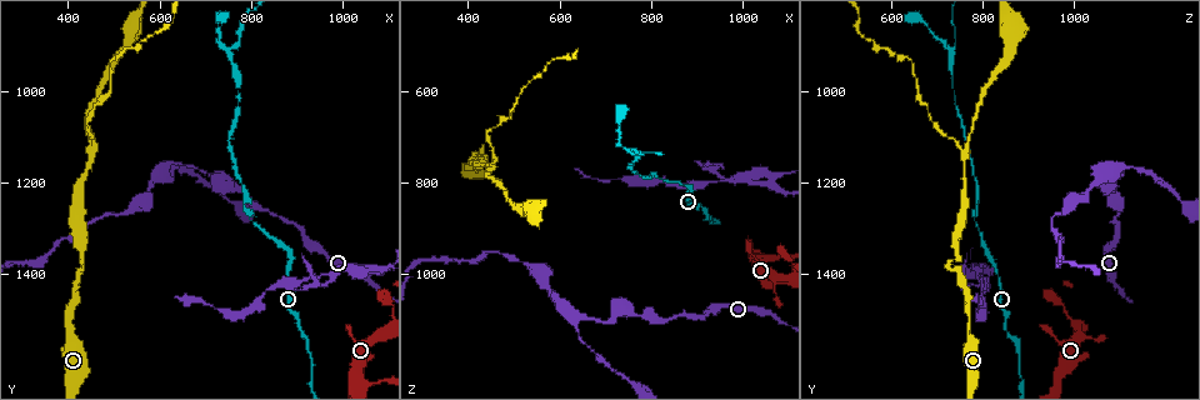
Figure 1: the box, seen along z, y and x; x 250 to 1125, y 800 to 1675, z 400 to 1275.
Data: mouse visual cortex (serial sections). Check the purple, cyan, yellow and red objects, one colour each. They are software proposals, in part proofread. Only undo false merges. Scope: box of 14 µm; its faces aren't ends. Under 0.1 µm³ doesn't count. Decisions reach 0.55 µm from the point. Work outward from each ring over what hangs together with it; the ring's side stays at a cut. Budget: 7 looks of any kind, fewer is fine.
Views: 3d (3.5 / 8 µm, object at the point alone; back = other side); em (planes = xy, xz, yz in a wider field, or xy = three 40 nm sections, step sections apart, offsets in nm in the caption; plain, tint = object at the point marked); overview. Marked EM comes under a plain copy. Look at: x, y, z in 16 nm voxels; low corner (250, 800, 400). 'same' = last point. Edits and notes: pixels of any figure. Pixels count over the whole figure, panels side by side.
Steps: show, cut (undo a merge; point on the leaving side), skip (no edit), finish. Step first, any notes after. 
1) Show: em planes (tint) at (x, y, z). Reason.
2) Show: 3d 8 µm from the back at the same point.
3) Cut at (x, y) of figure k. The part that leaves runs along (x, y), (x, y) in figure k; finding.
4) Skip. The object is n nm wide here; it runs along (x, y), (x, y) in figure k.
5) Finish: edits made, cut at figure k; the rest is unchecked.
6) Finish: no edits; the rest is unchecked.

Show: 3d 3.5 µm from the back at (1035, 1625, 970).

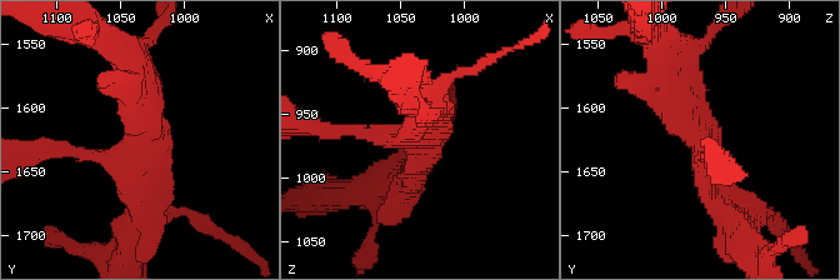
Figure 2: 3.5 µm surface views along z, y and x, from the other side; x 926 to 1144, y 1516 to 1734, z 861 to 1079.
Show: em xy step 5 (tint) at (1034, 1632, 968). Shape alone is not enough.

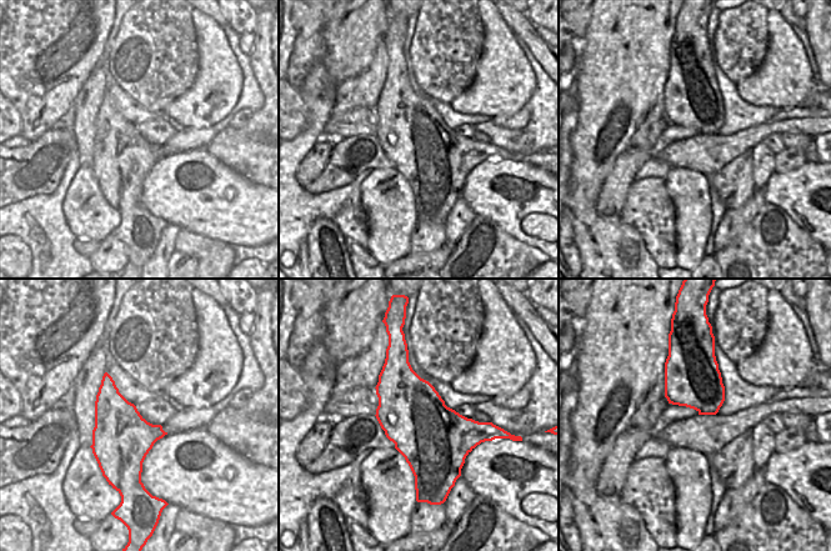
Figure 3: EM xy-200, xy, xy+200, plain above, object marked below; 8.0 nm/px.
Skip. It runs along (136, 65), (140, 149), (60, 153) in figure 2; one cell here.

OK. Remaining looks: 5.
Show: 3d 3.5 µm at (655, 1165, 1095). Three arms meet.

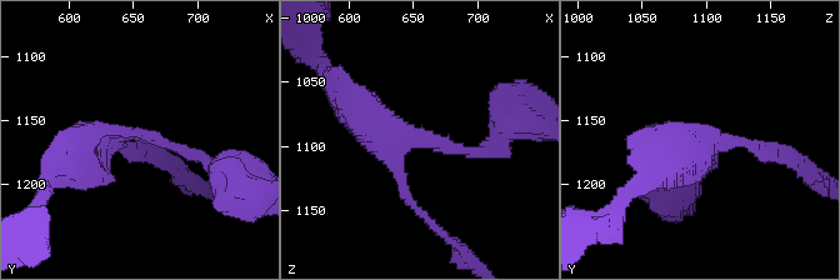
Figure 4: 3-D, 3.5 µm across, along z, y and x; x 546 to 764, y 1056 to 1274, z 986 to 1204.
Show: em xy step 5 (tint) at (654, 1162, 1092). 3 arms meet here; the arms are 150, 150, 400 nm wide.

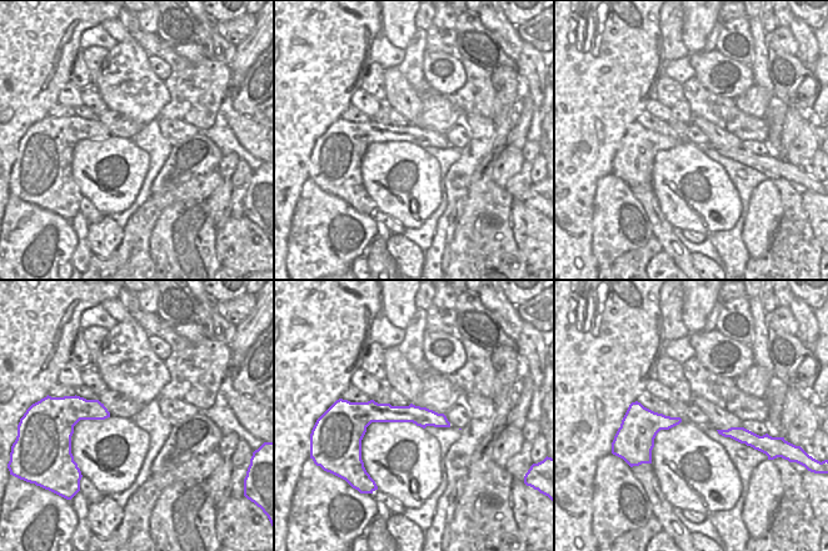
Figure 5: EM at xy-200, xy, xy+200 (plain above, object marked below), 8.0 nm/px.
Skip. It runs along (490, 144), (460, 150), (379, 131), (353, 106) in figure 4; one cell here.

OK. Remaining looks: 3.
Show: 3d 3.5 µm at (755, 915, 730). A fork.

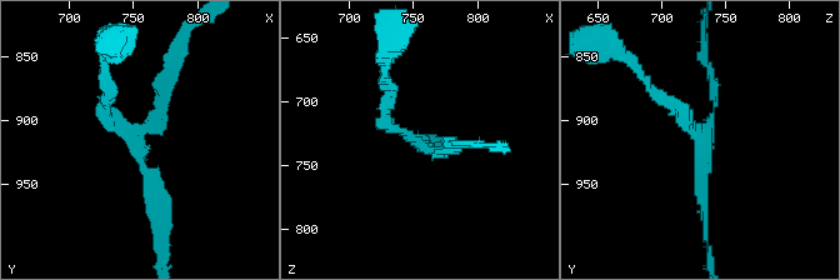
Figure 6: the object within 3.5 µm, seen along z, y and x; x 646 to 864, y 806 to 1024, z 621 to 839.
Show: em xy step 1 (tint) at (754, 912, 732). 3 arms meet here; the arms are 150, 150, 200 nm wide.

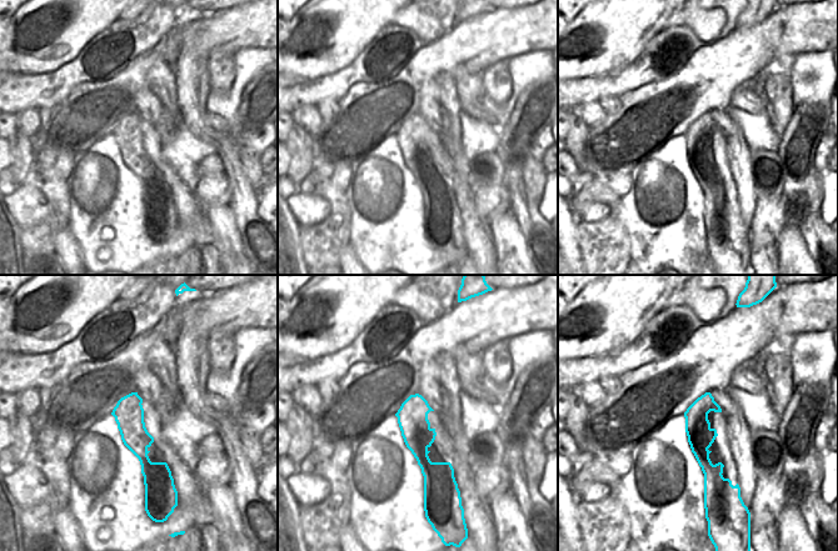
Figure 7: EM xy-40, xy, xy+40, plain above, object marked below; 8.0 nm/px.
Skip. It runs along (163, 213), (109, 86) in figure 6; all the same cell.

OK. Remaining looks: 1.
Finish: no edits; the rest is unchecked.

